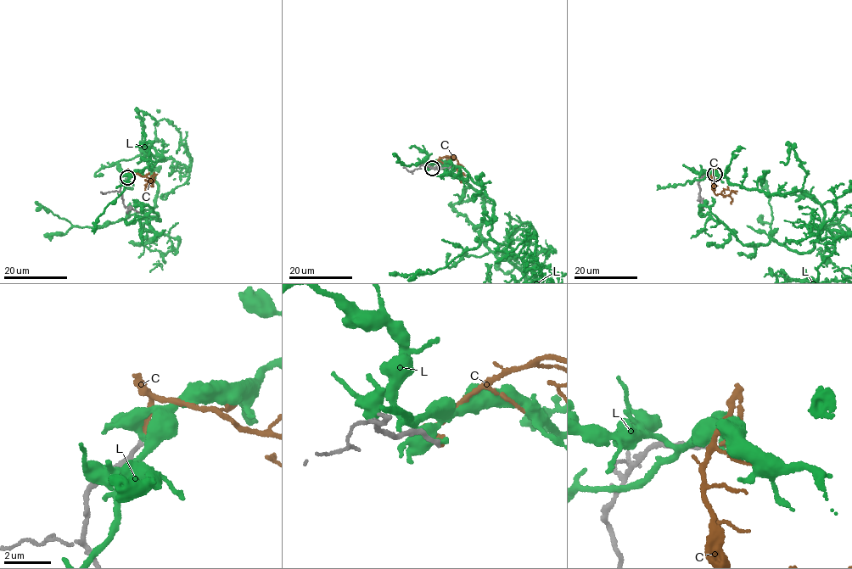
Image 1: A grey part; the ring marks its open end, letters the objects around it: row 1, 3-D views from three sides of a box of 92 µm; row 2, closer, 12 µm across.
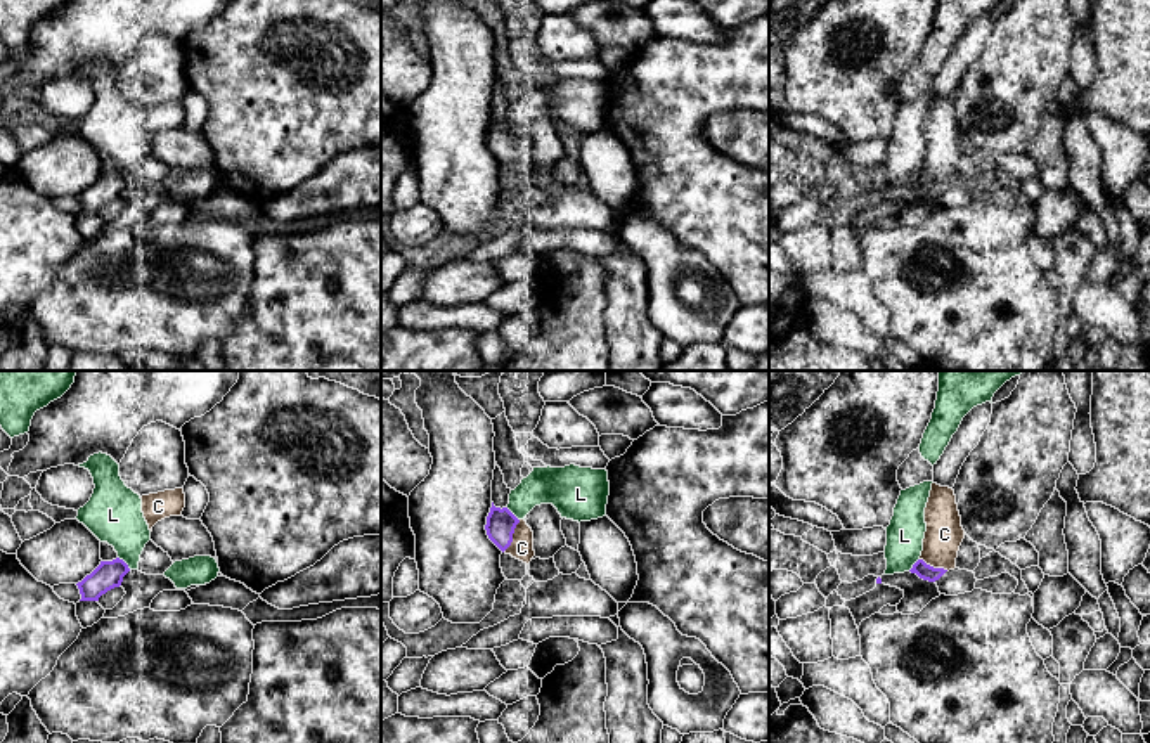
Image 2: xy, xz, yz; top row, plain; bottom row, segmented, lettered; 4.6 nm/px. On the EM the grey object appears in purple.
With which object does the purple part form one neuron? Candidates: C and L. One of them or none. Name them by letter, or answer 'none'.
C

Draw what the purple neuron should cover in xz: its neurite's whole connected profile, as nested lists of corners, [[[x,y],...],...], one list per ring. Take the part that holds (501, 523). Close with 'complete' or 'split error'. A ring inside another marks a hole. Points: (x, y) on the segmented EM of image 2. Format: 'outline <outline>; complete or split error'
outline [[[492,502],[485,525],[488,539],[506,554],[530,563],[535,556],[533,532],[525,520],[518,520],[507,507],[495,507]]]; split error

